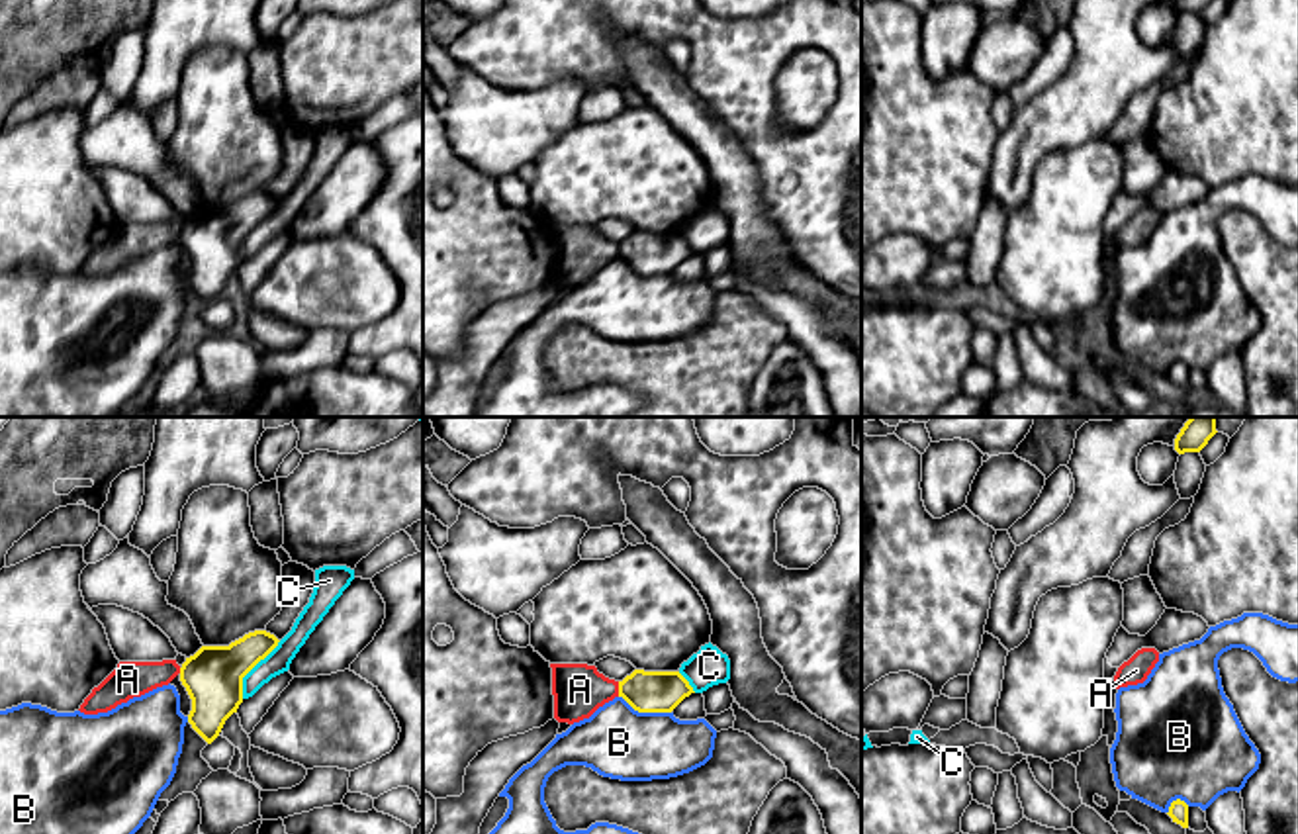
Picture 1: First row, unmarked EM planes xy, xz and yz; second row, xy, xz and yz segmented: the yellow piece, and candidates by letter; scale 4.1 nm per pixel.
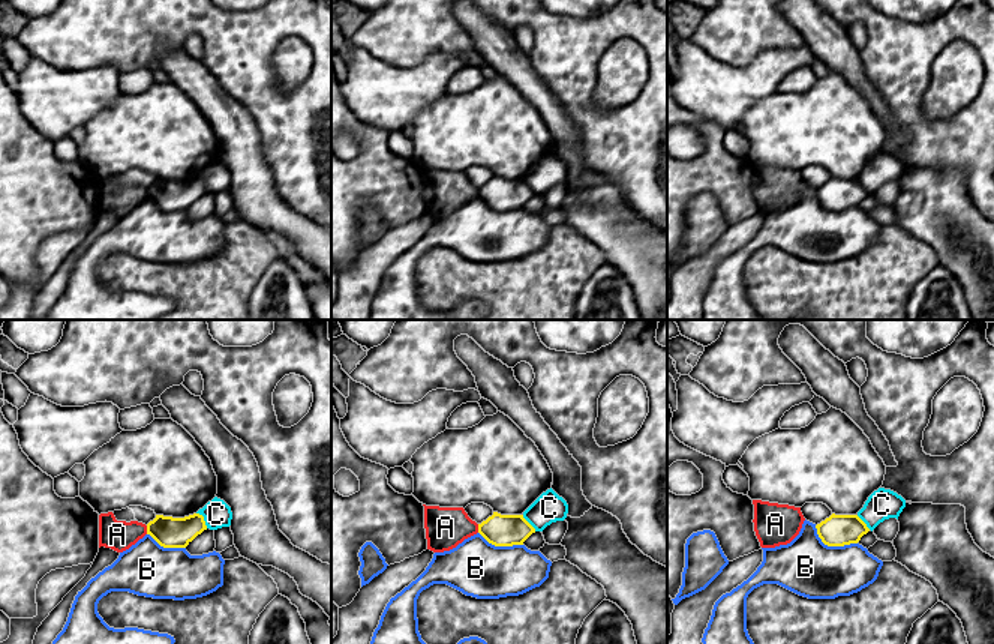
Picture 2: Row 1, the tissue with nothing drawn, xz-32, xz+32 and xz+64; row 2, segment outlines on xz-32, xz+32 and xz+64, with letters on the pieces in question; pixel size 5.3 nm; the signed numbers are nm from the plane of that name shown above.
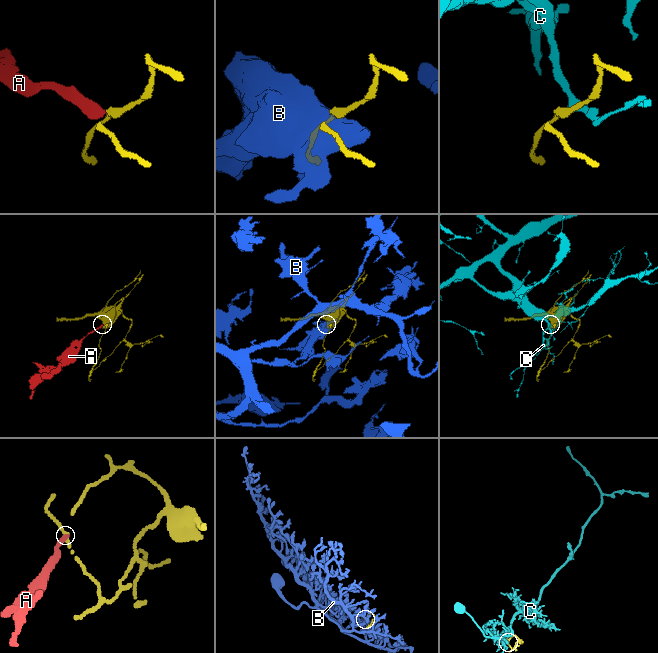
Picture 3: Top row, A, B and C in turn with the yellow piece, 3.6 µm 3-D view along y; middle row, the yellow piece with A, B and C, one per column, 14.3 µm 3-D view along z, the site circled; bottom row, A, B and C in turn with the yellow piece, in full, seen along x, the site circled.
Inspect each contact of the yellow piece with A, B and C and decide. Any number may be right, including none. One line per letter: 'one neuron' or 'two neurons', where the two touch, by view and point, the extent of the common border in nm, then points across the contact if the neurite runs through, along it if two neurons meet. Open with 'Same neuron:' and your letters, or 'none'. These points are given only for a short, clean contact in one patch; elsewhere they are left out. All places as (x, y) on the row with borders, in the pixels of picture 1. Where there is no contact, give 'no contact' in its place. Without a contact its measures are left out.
Same neuron: none
A: two neurons; meets yellow in xz at (619, 690); contact 60 nm long; border along xz (617, 682), (619, 695)
B: two neurons; meets yellow in xz at (645, 711); contact 220 nm long
C: two neurons; meets yellow in xy at (251, 668); contact 280 nm long; border along xy (280, 641), (243, 678), (241, 697)

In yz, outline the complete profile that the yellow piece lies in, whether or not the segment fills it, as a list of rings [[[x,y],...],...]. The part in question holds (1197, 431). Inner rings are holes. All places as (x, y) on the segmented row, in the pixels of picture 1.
[[[1190,417],[1175,439],[1175,450],[1200,452],[1216,433],[1216,417]]]

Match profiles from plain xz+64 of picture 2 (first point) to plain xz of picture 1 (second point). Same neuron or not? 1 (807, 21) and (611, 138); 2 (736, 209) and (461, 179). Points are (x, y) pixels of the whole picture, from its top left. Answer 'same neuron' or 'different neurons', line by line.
1: different neurons
2: same neuron

